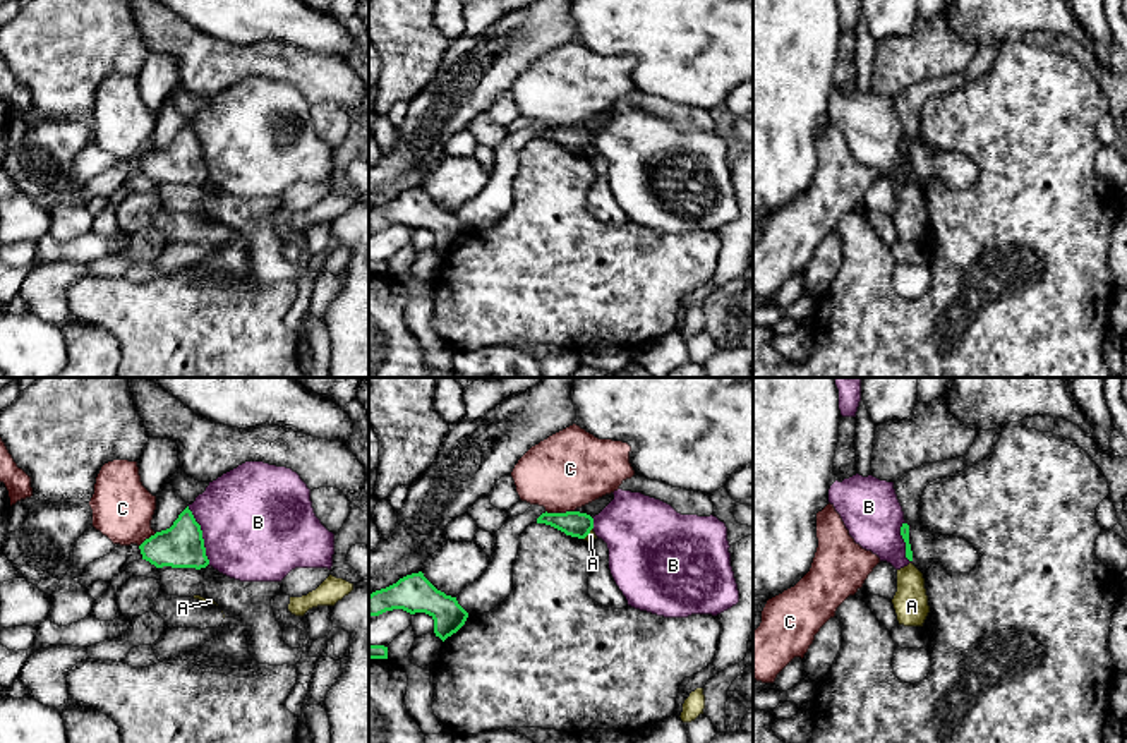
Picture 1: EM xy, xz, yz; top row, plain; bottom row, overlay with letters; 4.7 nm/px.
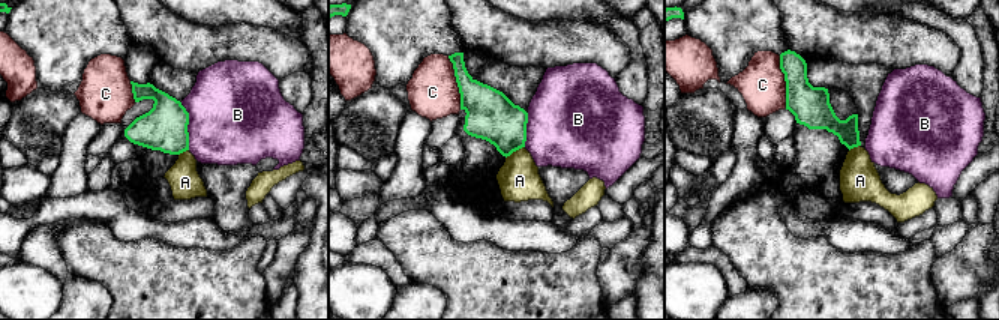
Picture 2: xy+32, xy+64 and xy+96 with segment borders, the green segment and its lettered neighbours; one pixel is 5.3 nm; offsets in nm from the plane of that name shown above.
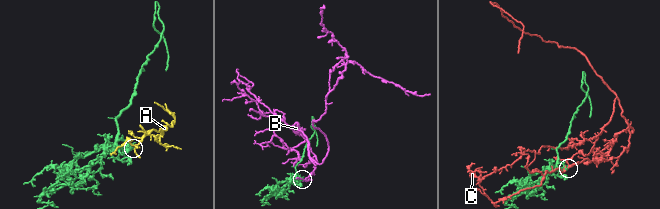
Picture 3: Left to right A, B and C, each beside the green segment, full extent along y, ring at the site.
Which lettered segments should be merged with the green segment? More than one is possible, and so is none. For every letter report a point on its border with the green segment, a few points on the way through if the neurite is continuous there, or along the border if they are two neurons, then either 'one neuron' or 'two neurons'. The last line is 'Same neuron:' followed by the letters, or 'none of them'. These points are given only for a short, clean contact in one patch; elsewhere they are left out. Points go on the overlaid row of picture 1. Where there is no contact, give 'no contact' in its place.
A: contact xz (589, 532); border xz (592, 527), (584, 539); two neurons
B: contact xy (201, 536); border xy (187, 507), (199, 525), (204, 555), (210, 563); two neurons
C: contact xz (560, 513); two neurons
Same neuron: none of them

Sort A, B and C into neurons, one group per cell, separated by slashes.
A / B / C

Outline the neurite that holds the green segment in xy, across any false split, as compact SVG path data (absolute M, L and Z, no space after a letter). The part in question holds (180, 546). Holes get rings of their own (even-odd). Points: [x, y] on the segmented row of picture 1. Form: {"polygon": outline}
{"polygon": "M189 506L178 515L173 525L166 530L156 532L141 546L142 559L156 568L206 568L209 559L206 556L201 525L196 522Z"}

